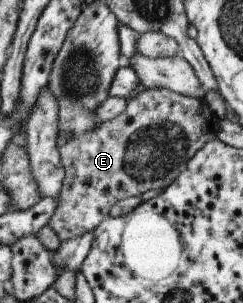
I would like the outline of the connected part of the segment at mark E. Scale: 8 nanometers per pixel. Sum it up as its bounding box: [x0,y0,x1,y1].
[47,88,215,241]

